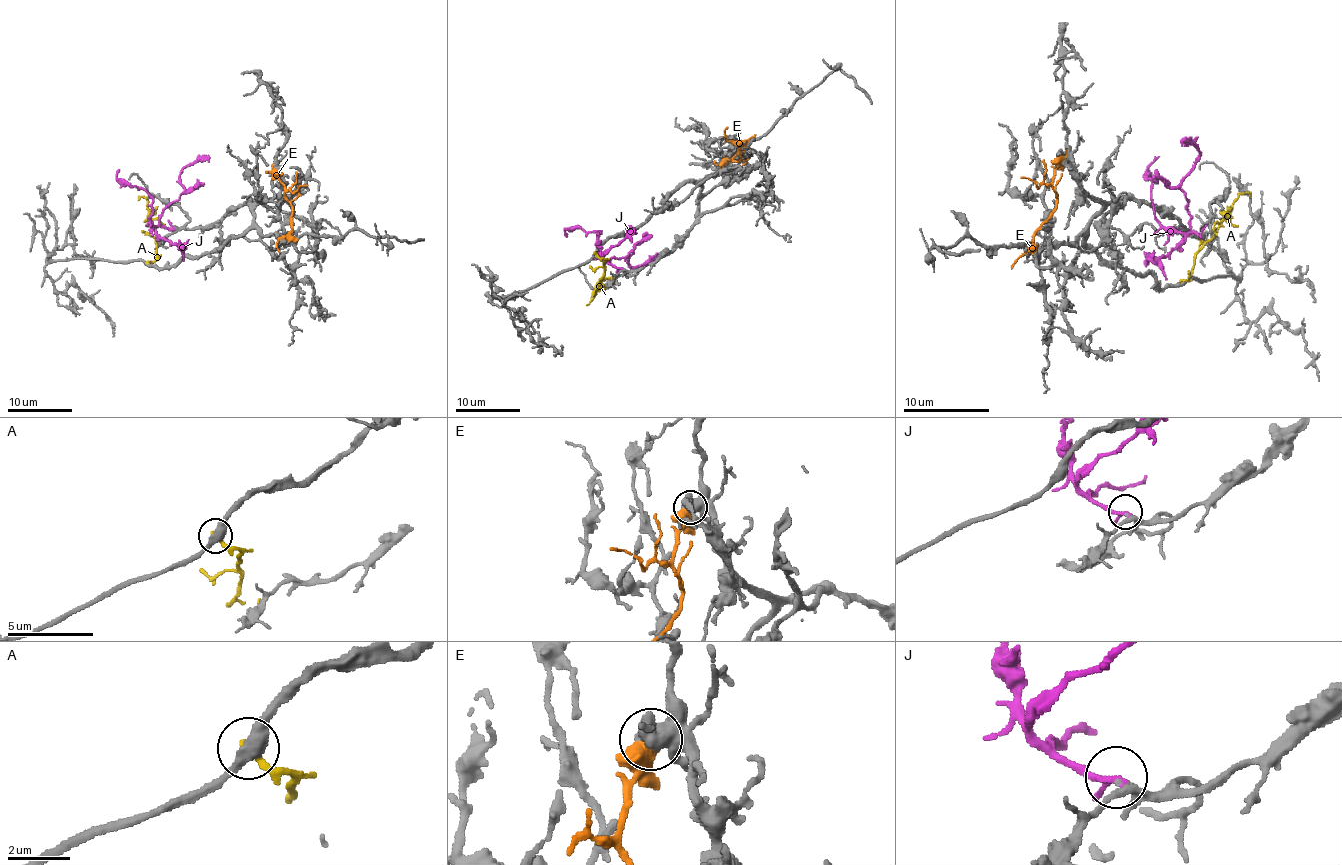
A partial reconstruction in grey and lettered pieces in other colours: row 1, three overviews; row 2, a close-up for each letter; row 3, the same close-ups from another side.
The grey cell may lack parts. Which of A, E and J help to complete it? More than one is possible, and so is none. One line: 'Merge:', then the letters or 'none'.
Merge: J

